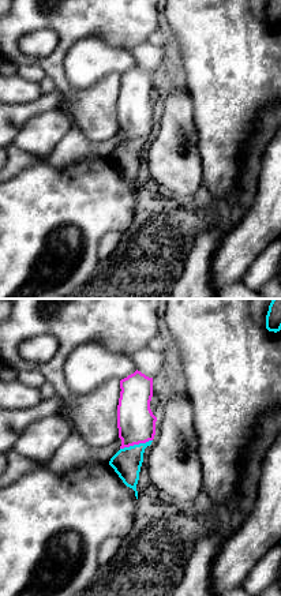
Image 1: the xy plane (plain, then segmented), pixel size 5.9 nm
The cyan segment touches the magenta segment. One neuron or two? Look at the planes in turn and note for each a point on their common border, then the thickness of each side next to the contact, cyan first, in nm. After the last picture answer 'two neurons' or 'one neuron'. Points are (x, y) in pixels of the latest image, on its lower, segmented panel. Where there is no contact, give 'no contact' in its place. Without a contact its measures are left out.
contact (135, 445); calibres 170 and 220 nm

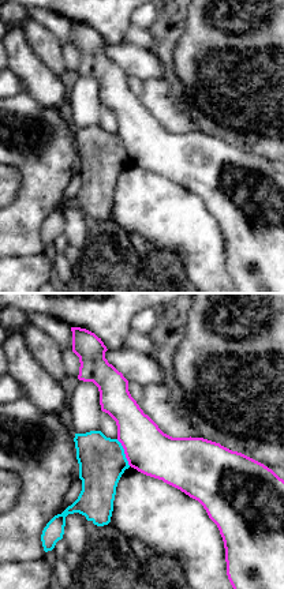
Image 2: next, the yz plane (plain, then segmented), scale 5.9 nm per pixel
contact (123, 453); calibres 280 and 280 nm

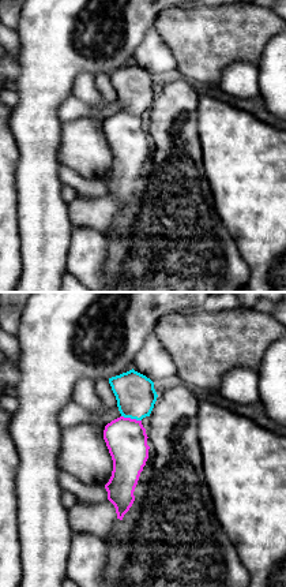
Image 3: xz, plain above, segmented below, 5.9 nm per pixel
contact (131, 418); calibres 240 and 240 nm

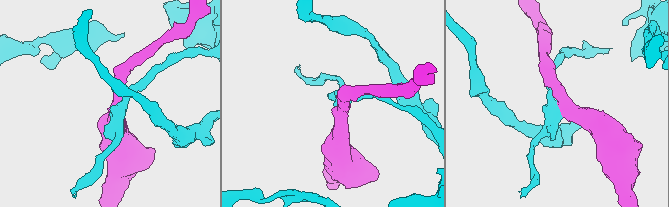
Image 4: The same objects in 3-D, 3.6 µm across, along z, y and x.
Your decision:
two neurons

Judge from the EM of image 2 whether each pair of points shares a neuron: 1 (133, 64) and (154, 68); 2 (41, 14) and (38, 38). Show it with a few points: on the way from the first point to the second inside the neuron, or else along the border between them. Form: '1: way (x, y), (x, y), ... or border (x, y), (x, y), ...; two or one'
1: way (138, 64), (149, 67); one
2: border (32, 18), (43, 23), (62, 44); two

